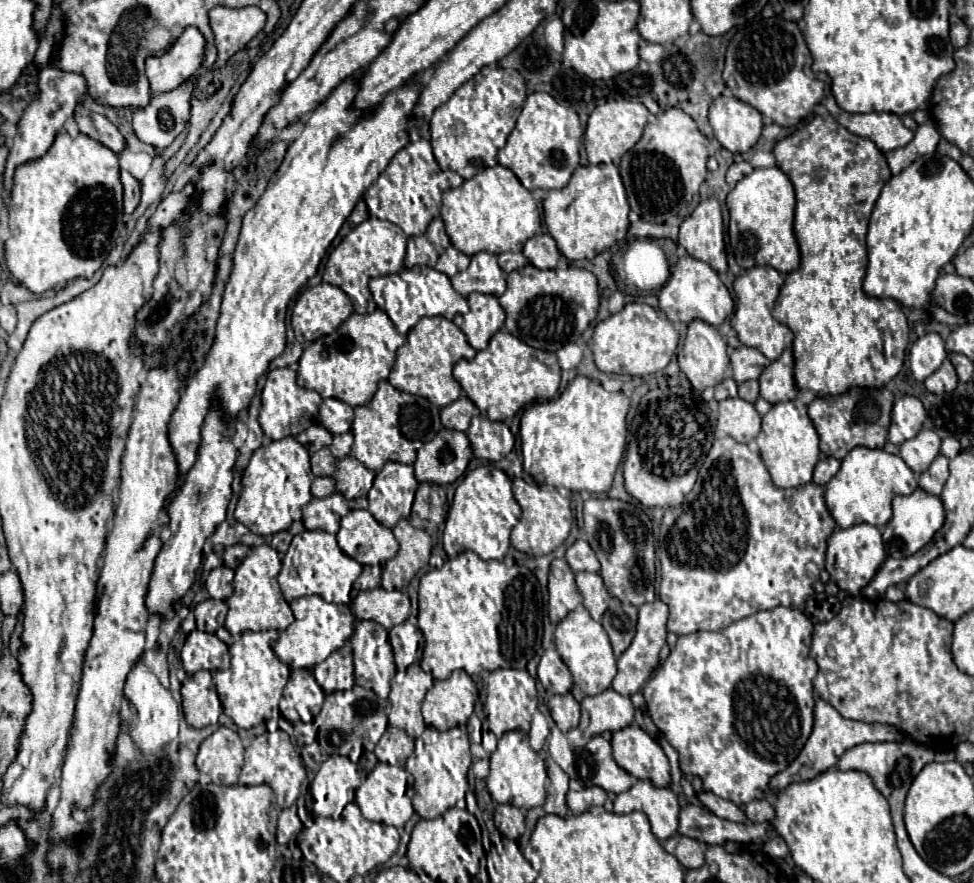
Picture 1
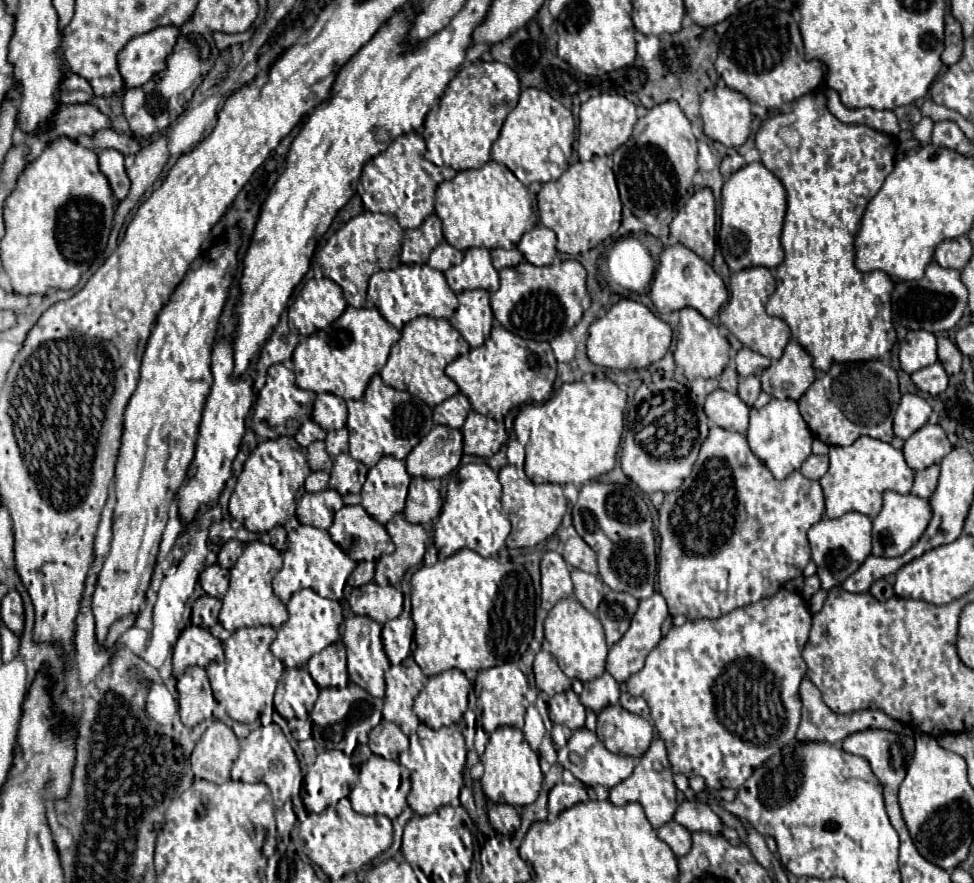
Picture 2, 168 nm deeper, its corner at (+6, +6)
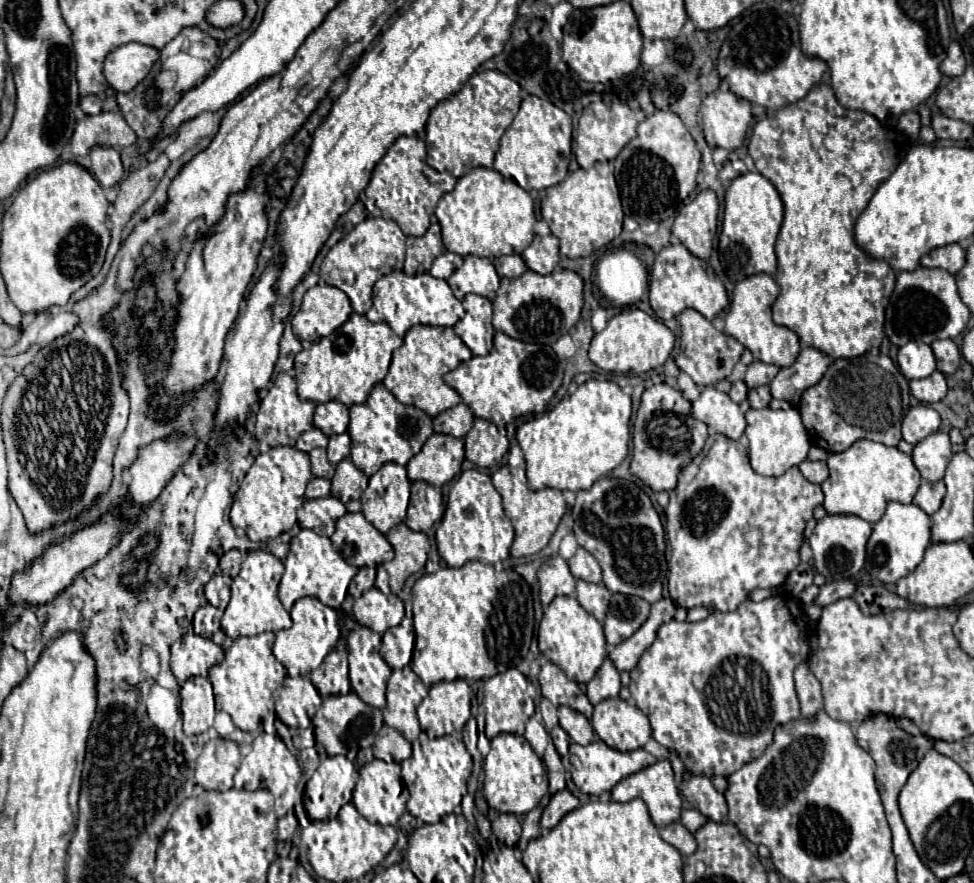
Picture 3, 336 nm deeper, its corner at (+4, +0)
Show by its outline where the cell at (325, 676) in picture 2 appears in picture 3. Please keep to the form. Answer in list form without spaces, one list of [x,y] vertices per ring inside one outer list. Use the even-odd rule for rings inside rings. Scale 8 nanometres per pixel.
[[[340,643],[336,649],[332,649],[328,653],[326,661],[322,661],[322,665],[318,669],[314,669],[310,675],[311,682],[318,689],[318,693],[322,697],[348,694],[351,691],[351,685],[348,656],[344,643]]]

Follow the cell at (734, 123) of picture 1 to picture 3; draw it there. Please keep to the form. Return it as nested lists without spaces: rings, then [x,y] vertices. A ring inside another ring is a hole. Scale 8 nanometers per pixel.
[[[730,90],[710,93],[700,107],[704,137],[710,147],[734,151],[742,147],[752,121],[750,103]]]

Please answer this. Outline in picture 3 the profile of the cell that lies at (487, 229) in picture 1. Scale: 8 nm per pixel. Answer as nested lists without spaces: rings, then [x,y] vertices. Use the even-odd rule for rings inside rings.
[[[478,167],[458,179],[454,191],[444,193],[436,207],[436,217],[442,227],[444,247],[462,257],[500,257],[524,251],[534,239],[534,203],[516,181],[504,179],[496,169]]]

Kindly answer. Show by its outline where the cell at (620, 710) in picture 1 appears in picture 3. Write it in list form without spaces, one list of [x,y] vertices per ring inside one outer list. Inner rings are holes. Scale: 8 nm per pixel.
[[[606,659],[598,673],[592,677],[588,683],[588,699],[592,705],[598,705],[604,699],[614,699],[618,697],[620,691],[620,673],[614,669],[612,661]]]

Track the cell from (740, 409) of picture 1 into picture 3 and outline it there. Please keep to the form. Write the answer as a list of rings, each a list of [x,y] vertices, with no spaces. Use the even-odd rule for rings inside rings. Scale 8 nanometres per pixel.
[[[714,387],[702,389],[700,397],[692,403],[692,413],[698,417],[698,421],[704,421],[710,429],[730,439],[740,439],[746,429],[744,411],[740,405]]]

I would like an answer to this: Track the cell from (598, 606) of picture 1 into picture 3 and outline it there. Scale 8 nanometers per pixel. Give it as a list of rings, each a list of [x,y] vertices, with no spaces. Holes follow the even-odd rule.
[[[578,581],[578,585],[576,585],[576,599],[600,623],[604,621],[610,597],[612,597],[612,593],[602,583],[594,585],[594,583],[588,583],[588,581]]]

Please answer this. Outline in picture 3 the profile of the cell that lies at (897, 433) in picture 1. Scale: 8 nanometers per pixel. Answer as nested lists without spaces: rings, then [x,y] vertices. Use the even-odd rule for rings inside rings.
[[[928,405],[910,407],[910,411],[902,421],[902,439],[906,443],[916,445],[930,433],[938,431],[938,425],[940,425],[940,415],[932,407]]]

